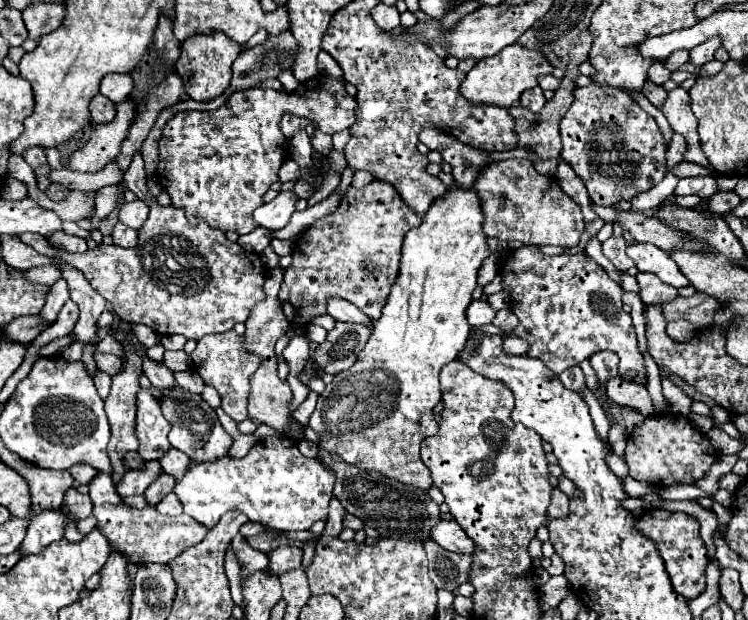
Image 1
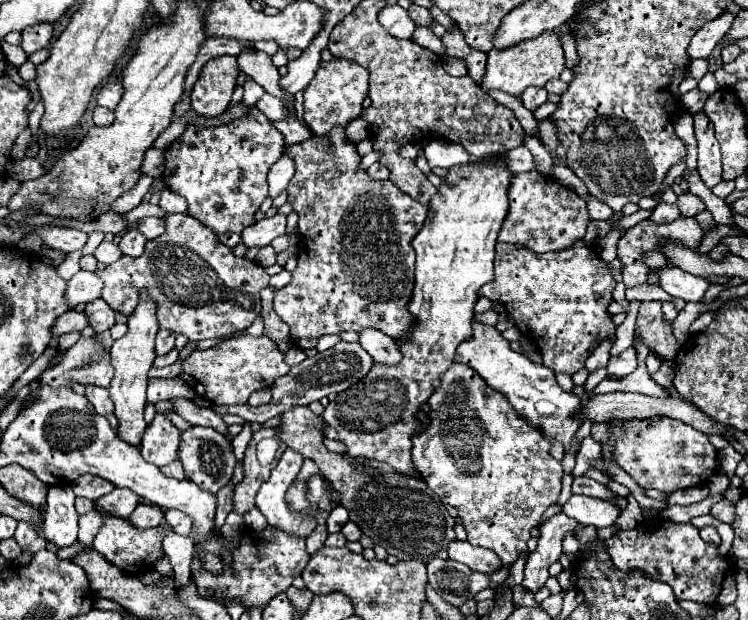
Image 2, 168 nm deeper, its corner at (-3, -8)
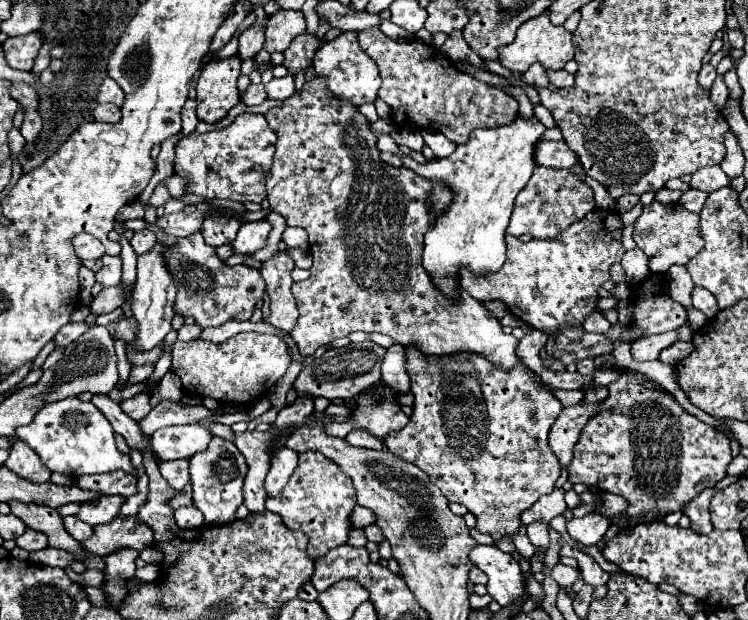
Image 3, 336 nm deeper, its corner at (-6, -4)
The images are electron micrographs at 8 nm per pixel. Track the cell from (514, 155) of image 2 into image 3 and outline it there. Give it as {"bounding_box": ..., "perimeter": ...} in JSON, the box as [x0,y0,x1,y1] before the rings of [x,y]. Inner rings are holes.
{"bounding_box":[534,139,578,169],"perimeter":[[[540,139],[534,149],[534,161],[538,167],[550,167],[550,169],[568,169],[572,167],[578,159],[576,153],[568,149],[564,141],[546,141]]]}

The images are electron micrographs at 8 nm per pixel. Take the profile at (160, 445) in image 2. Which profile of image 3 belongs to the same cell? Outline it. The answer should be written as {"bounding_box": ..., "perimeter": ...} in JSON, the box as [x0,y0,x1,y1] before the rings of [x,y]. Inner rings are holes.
{"bounding_box":[150,425,212,461],"perimeter":[[[172,425],[158,429],[150,435],[152,449],[160,461],[190,459],[194,453],[204,451],[212,433],[204,425]]]}

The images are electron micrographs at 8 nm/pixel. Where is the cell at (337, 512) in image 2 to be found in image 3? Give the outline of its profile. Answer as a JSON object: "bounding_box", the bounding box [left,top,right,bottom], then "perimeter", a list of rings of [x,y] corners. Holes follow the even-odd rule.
{"bounding_box":[350,505,374,529],"perimeter":[[[356,505],[356,509],[352,509],[352,517],[350,517],[350,525],[354,529],[362,529],[366,525],[374,523],[374,513],[362,505]]]}

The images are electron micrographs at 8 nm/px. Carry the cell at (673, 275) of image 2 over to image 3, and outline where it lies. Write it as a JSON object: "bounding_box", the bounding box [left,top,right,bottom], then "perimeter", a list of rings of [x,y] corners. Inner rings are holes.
{"bounding_box":[692,285,718,319],"perimeter":[[[698,285],[692,289],[692,305],[700,311],[704,311],[708,315],[708,319],[712,319],[718,313],[716,307],[716,299],[712,293],[708,293],[708,289],[700,289]]]}

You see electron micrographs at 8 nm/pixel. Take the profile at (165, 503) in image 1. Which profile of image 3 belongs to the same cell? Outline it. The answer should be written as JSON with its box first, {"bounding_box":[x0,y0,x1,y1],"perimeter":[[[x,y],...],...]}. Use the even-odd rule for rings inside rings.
{"bounding_box":[174,505,204,529],"perimeter":[[[190,505],[190,507],[178,507],[174,511],[174,519],[176,519],[176,525],[180,529],[198,529],[204,523],[204,517],[202,517],[200,509],[196,509],[194,505]]]}

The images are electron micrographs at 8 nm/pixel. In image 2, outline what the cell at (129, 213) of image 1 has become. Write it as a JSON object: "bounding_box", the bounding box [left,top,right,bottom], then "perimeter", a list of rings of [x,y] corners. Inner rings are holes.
{"bounding_box":[137,217,165,239],"perimeter":[[[145,217],[137,225],[139,225],[139,231],[147,239],[155,239],[155,237],[159,237],[159,235],[165,233],[165,221],[163,219],[157,219],[157,217]]]}

